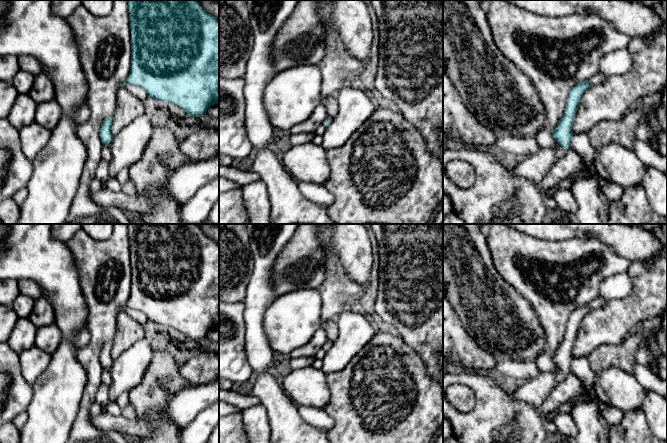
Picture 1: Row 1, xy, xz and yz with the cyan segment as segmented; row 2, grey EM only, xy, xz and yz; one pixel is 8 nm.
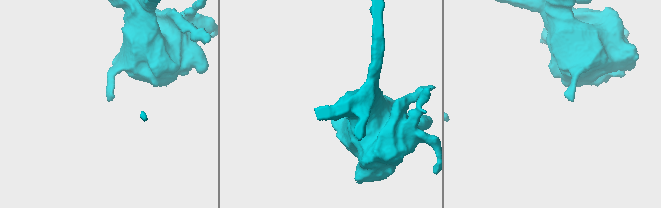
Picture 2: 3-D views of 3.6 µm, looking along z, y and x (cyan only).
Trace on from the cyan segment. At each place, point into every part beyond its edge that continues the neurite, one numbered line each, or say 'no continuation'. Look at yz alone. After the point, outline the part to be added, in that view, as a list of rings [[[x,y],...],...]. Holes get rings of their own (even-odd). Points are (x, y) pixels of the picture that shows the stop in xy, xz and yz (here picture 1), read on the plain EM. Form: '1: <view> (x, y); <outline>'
1: yz (534, 391); [[[558,370],[556,373],[539,372],[539,374],[521,384],[512,393],[512,398],[525,401],[535,407],[540,407],[550,393],[561,383],[569,372]]]

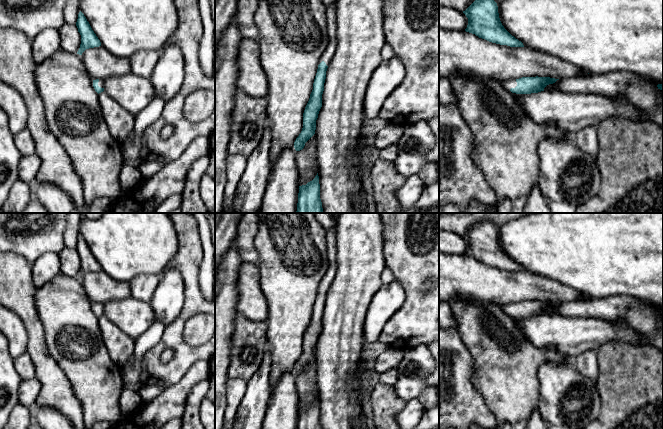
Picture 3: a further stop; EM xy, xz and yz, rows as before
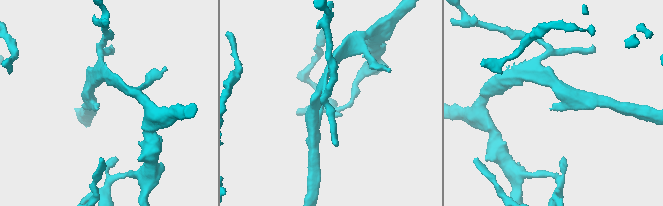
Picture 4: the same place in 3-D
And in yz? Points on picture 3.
1: yz (509, 307); [[[507,303],[502,305],[502,309],[506,314],[510,315],[511,312],[515,312],[517,310],[517,306],[515,303]]]

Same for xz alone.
1: xz (327, 280); [[[332,228],[326,231],[326,243],[329,266],[325,276],[319,285],[319,288],[324,285],[328,290],[335,278],[337,271],[336,228]]]

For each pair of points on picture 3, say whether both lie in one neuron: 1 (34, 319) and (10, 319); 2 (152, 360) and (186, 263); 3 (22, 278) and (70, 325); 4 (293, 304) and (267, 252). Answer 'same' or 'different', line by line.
1: different
2: same
3: different
4: same

